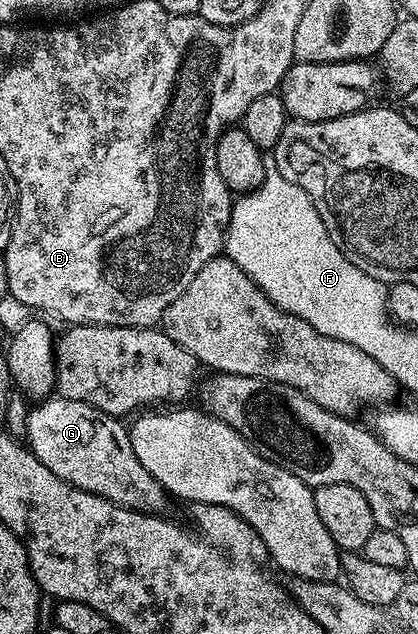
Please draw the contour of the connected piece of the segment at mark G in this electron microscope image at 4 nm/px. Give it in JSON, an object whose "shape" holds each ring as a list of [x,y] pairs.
{"shape":[[[51,396],[42,404],[32,405],[28,409],[25,442],[31,454],[37,456],[37,460],[41,460],[41,464],[45,464],[45,468],[49,468],[49,472],[53,472],[53,476],[57,476],[63,482],[73,484],[85,492],[96,494],[130,510],[140,510],[142,514],[162,515],[166,511],[163,509],[167,506],[169,495],[162,484],[153,480],[149,472],[145,472],[141,460],[137,460],[128,427],[122,426],[123,424],[111,414],[87,406],[83,402]]]}

